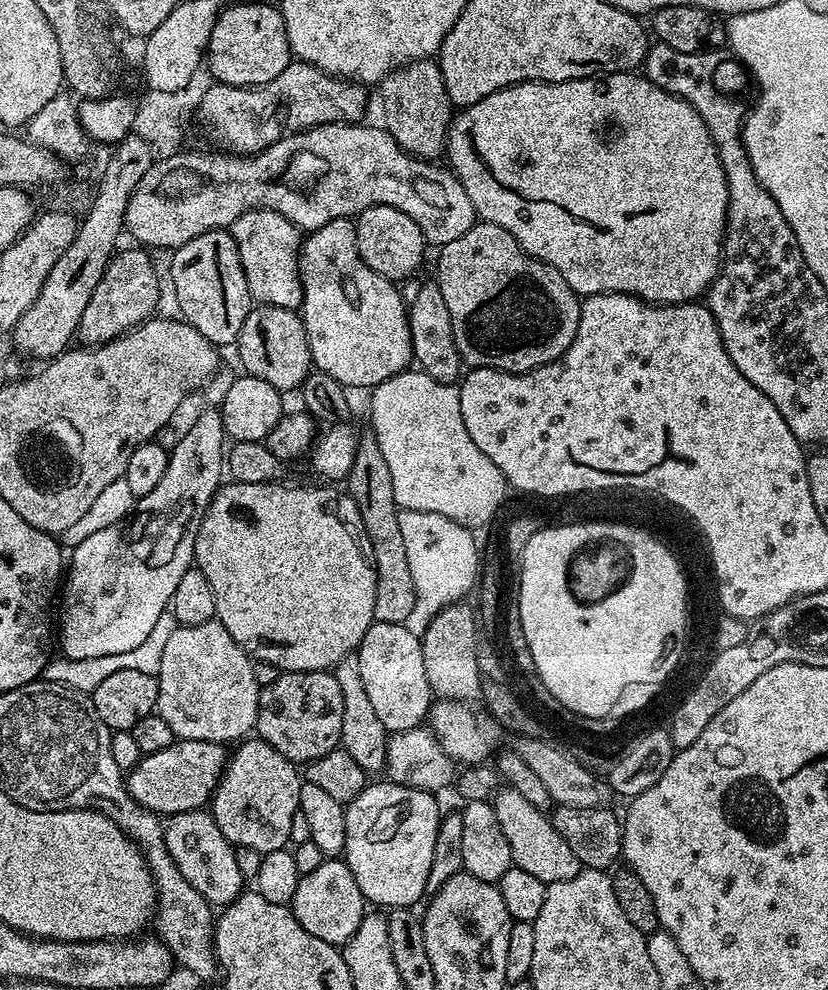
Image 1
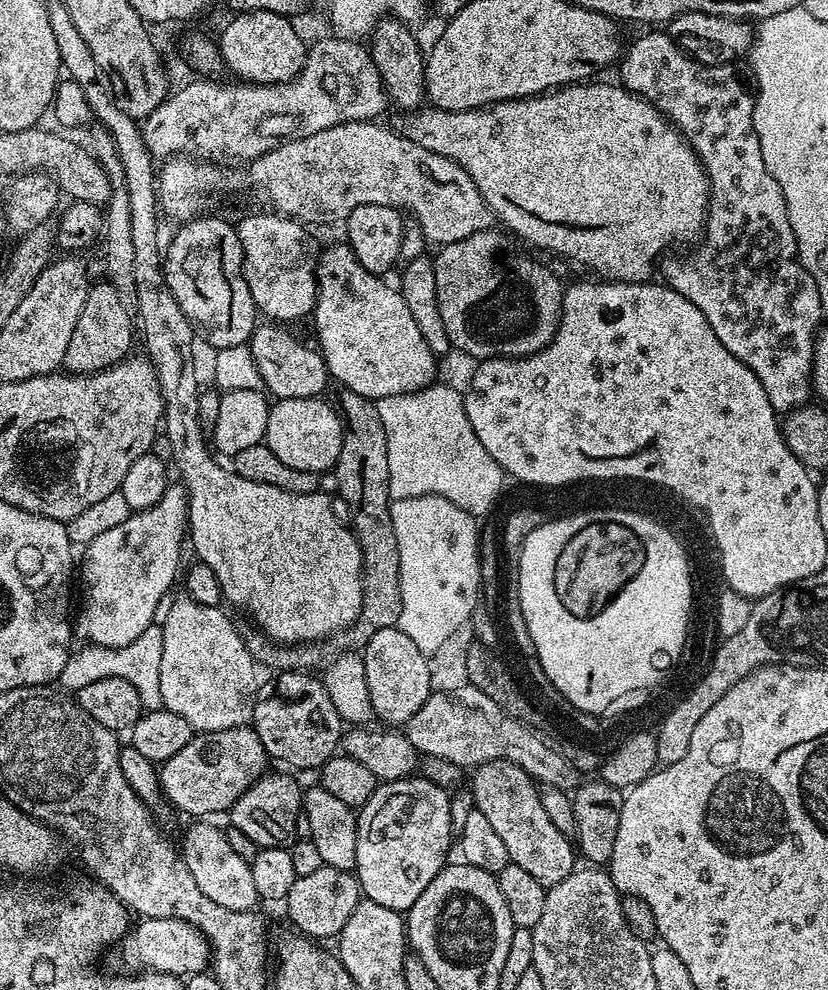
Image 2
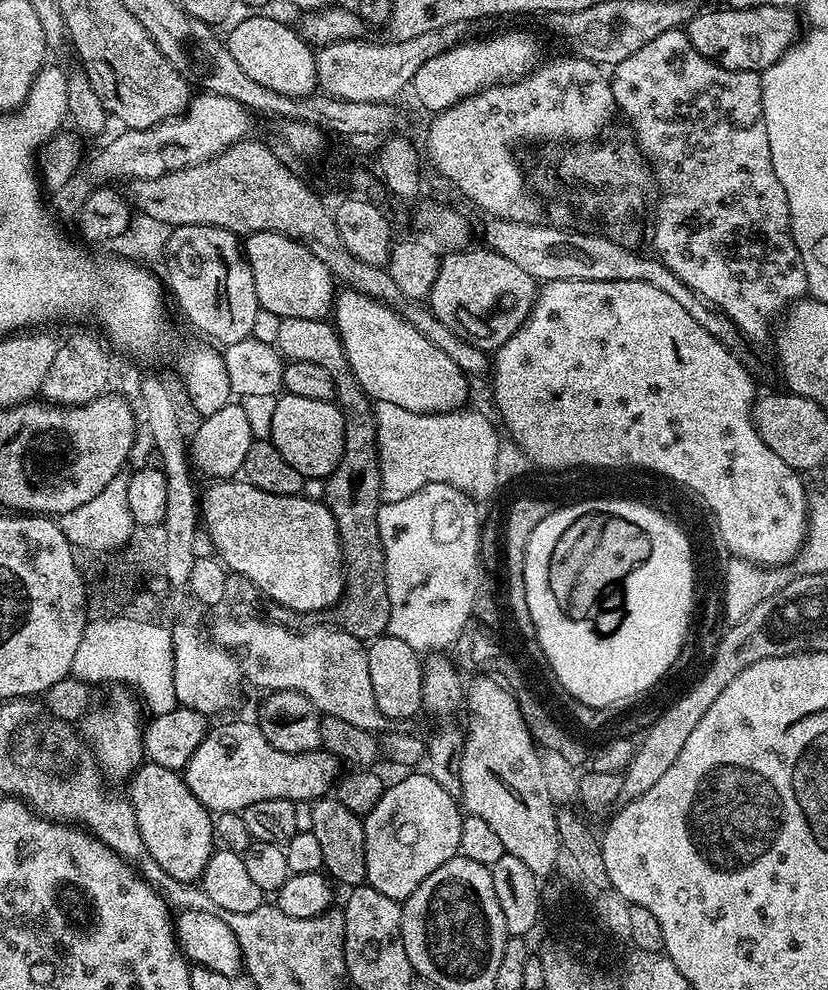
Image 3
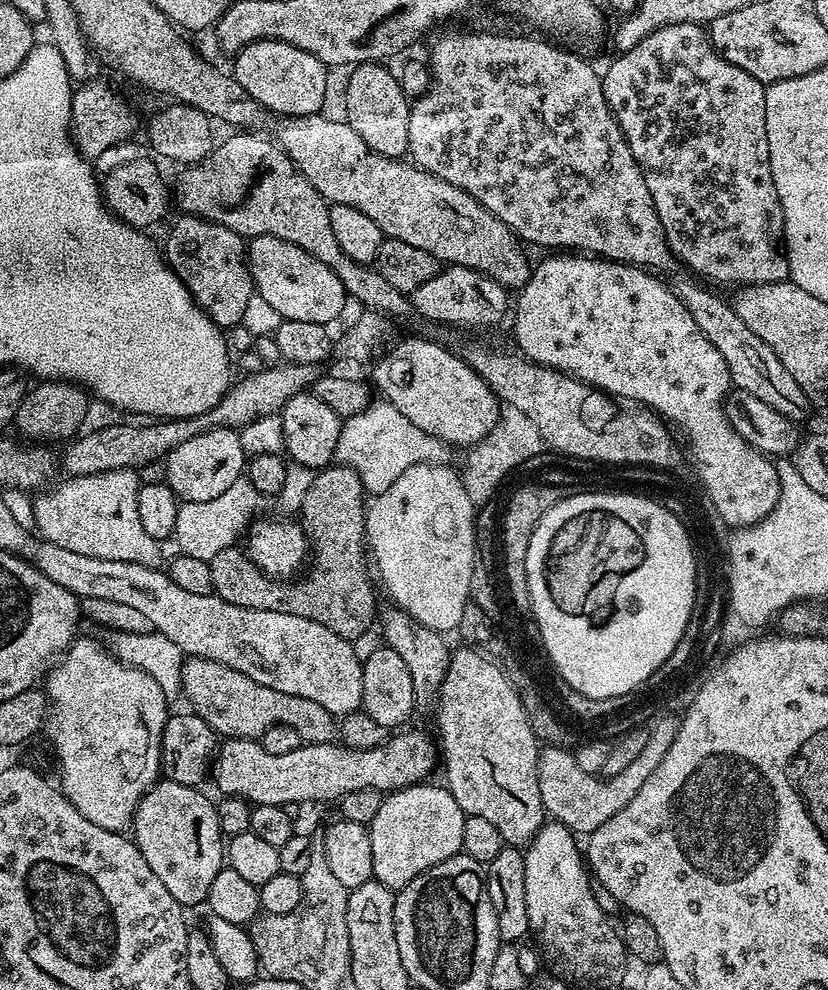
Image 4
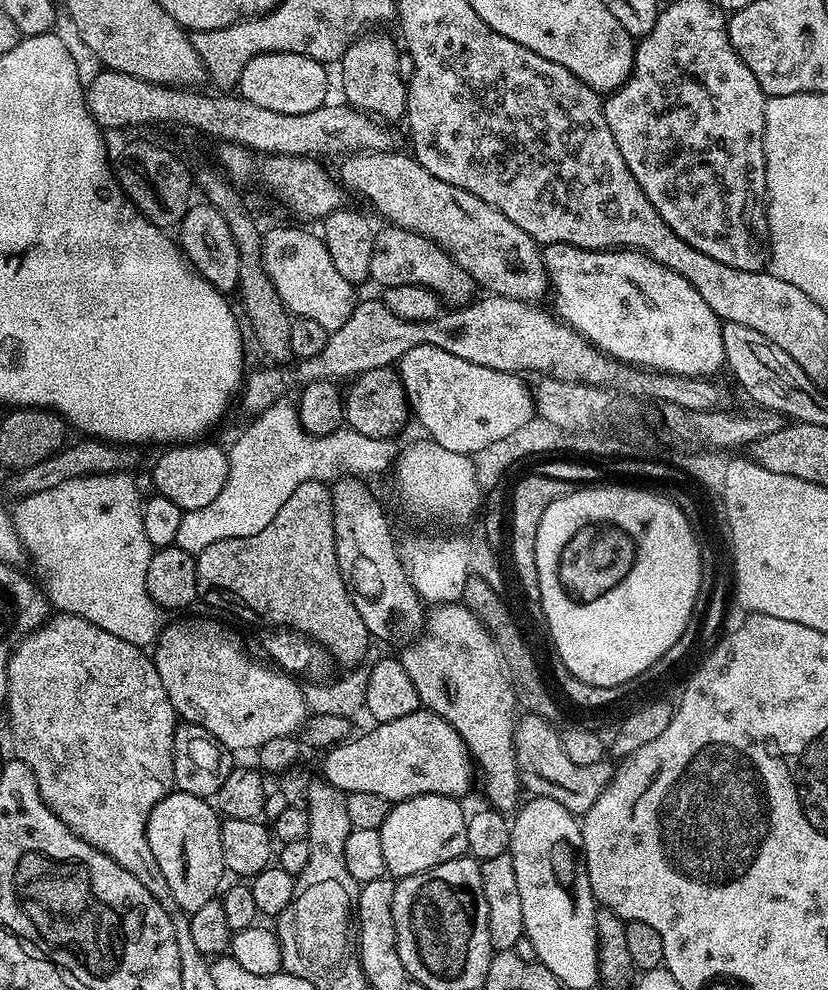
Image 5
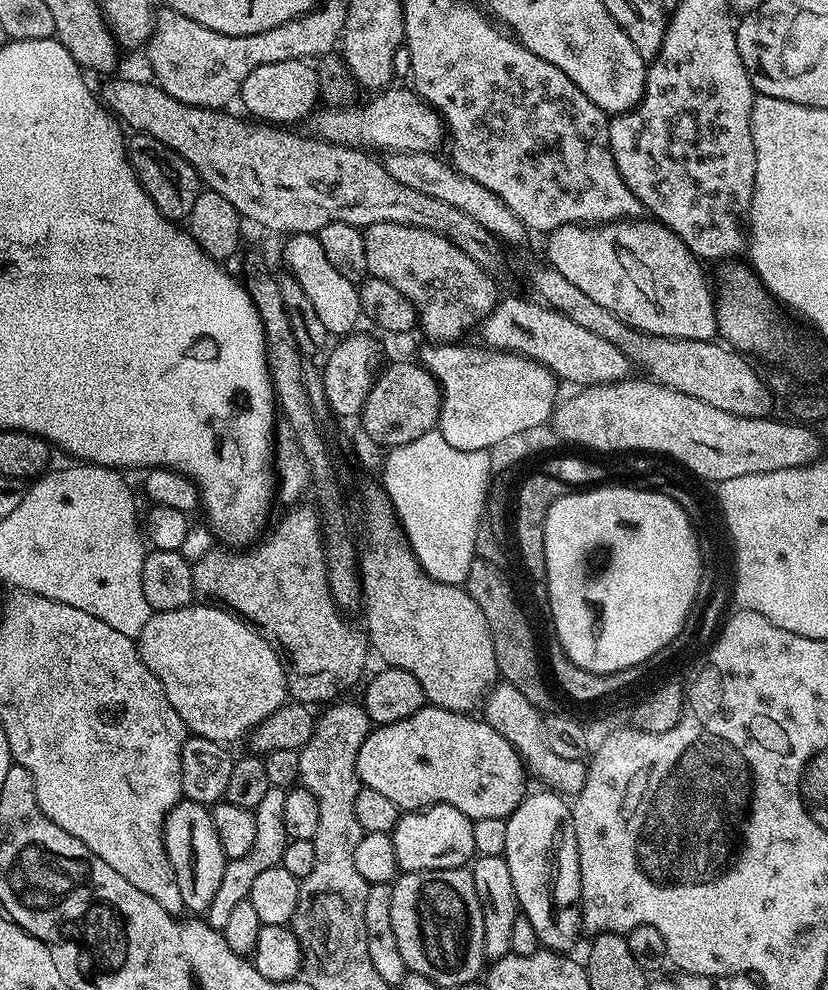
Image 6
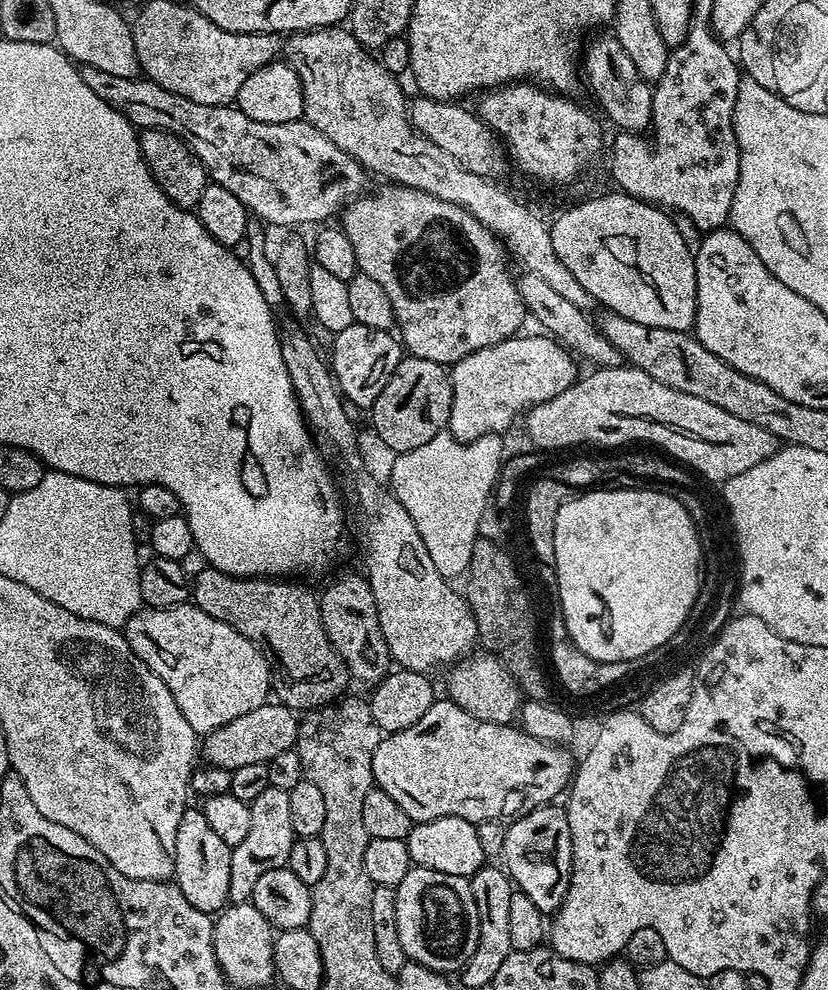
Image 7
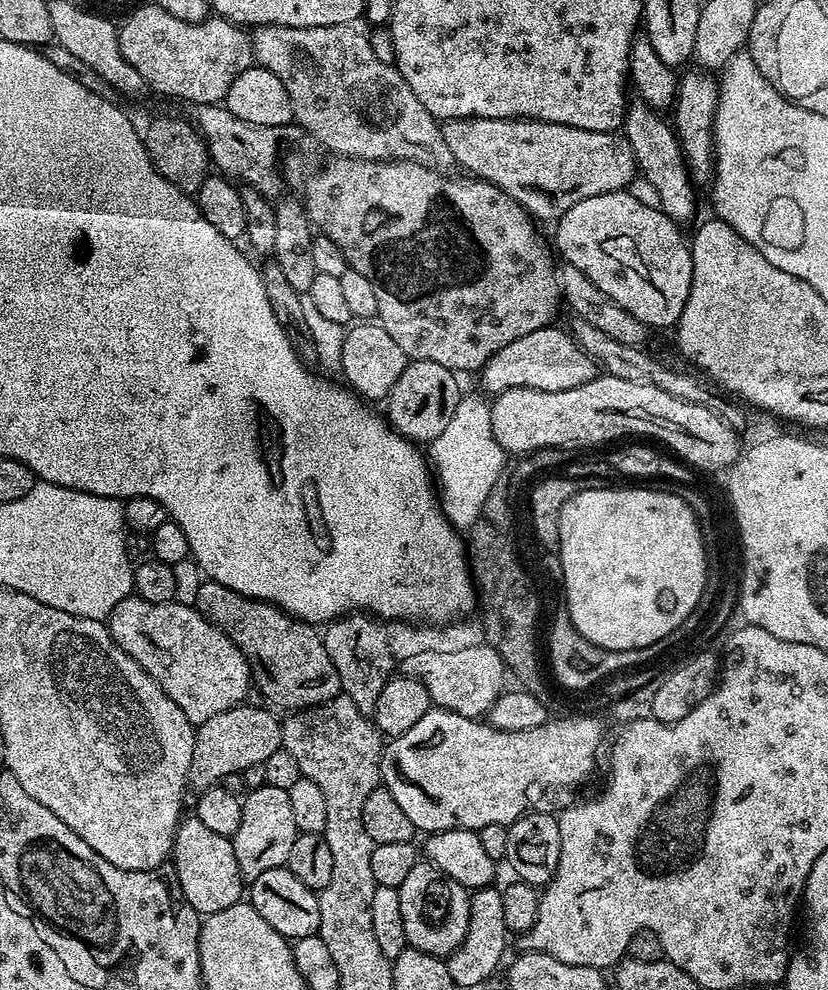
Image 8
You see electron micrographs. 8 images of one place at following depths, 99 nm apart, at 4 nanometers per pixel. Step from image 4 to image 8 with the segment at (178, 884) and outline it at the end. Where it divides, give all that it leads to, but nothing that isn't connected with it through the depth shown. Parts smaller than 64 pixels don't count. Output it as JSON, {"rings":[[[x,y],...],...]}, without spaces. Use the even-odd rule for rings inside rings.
{"rings":[[[195,818],[185,819],[176,829],[172,856],[176,860],[176,880],[180,883],[179,895],[185,904],[201,914],[226,910],[226,906],[241,903],[246,884],[240,874],[238,858],[229,837],[214,834]]]}

